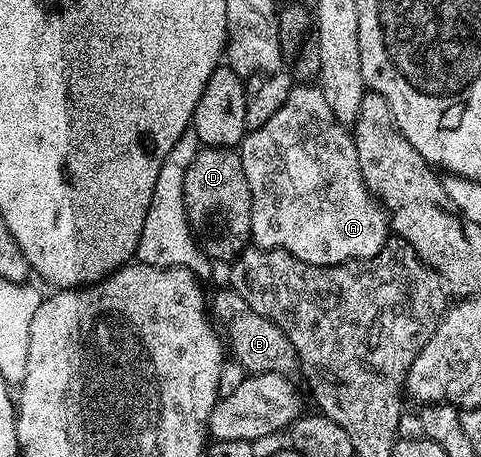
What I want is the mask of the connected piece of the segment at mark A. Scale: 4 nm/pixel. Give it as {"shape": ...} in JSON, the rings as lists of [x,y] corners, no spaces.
{"shape":[[[309,82],[298,83],[287,94],[287,102],[271,114],[271,119],[273,140],[242,140],[239,145],[243,174],[247,174],[247,186],[251,190],[252,243],[258,248],[278,248],[315,266],[347,264],[350,260],[378,256],[391,236],[387,213],[365,185],[350,129],[337,121],[320,87]]]}

